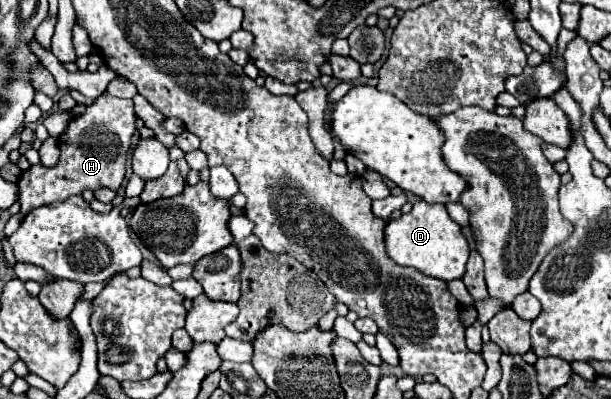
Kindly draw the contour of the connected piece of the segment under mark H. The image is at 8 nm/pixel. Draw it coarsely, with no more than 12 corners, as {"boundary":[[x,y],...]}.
{"boundary":[[98,96],[58,138],[60,162],[18,180],[22,214],[118,190],[134,102]]}

